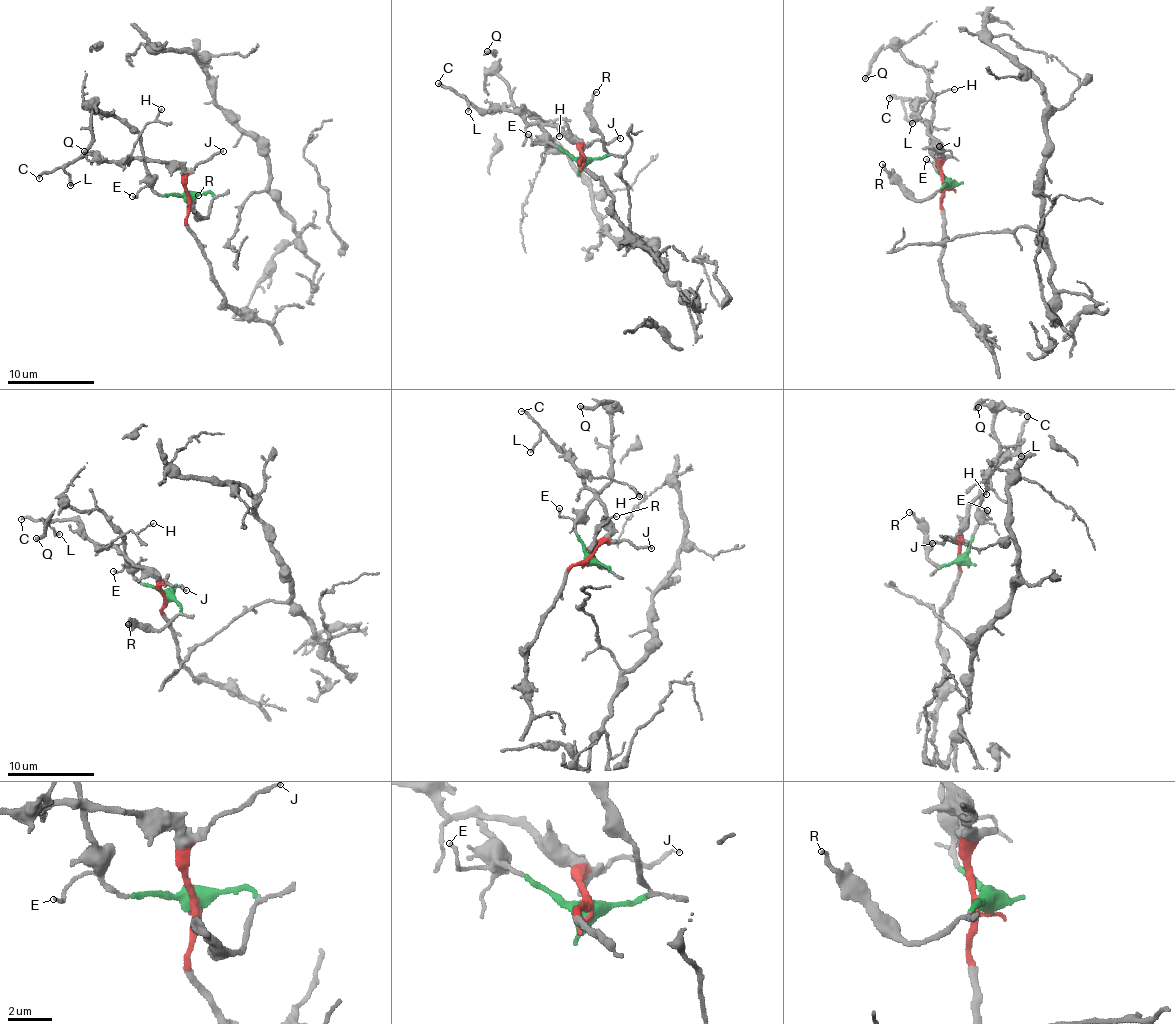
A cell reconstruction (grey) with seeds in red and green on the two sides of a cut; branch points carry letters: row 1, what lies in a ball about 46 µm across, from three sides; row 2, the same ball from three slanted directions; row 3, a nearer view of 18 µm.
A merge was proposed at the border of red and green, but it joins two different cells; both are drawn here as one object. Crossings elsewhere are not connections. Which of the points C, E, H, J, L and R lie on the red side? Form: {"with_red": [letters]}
{"with_red": ["C", "H", "J", "L"]}

